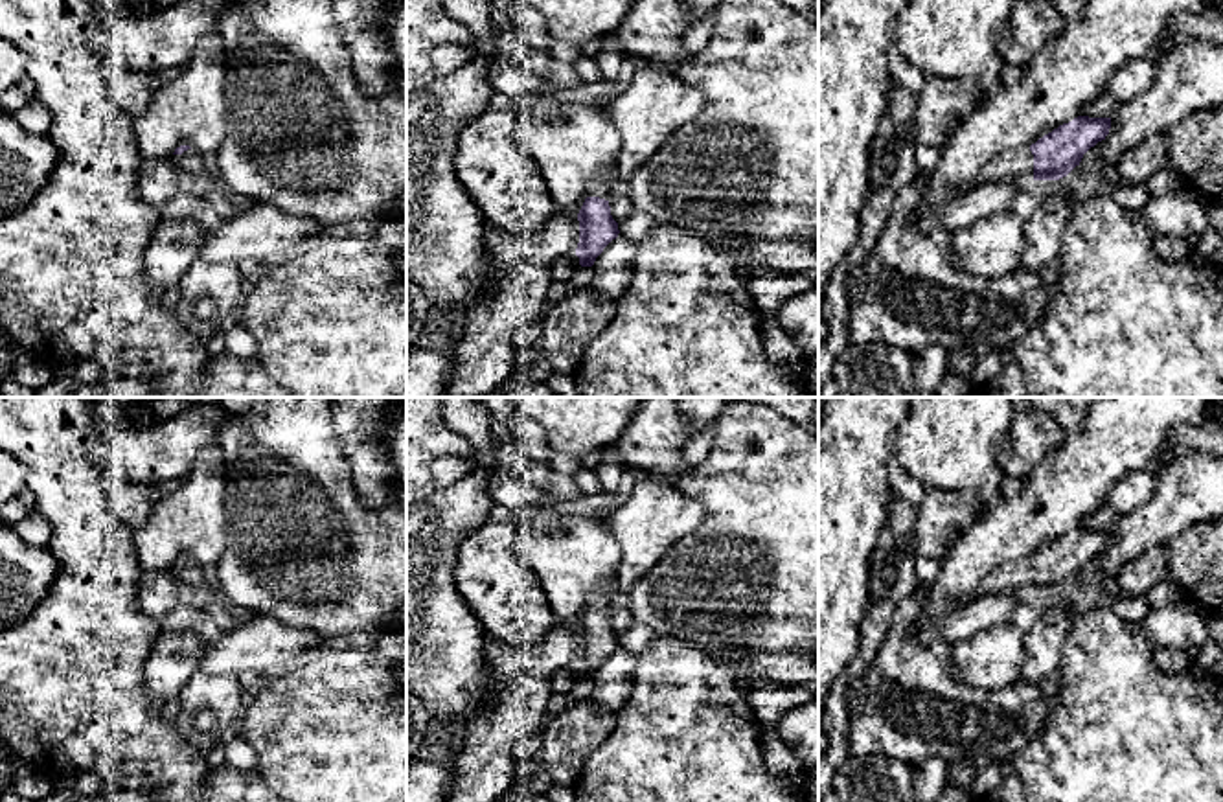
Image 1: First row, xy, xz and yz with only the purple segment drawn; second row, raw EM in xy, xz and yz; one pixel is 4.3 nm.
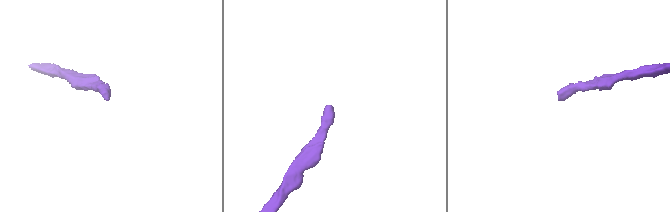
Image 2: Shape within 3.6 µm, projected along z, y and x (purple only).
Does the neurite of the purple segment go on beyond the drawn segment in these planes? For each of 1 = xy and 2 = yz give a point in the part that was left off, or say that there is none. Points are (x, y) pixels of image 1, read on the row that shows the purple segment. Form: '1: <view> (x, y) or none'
1: xy (190, 162)
2: yz (1017, 162)

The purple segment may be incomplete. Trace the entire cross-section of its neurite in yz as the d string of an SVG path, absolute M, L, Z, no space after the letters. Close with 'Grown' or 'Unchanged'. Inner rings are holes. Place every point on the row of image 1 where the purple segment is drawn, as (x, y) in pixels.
M1078 116L1032 145L993 156L977 175L977 184L1006 178L1059 180L1080 166L1083 155L1105 140L1111 118Z. Grown

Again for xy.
M180 145L175 149L171 158L178 166L186 180L202 182L206 167L197 149L189 145Z. Grown

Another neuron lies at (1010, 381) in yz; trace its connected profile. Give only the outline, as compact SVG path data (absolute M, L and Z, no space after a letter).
M1004 364L993 379L975 384L969 397L1028 397L1021 364Z

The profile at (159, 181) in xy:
M173 158L142 160L138 173L142 197L153 206L164 206L173 195L188 186Z

